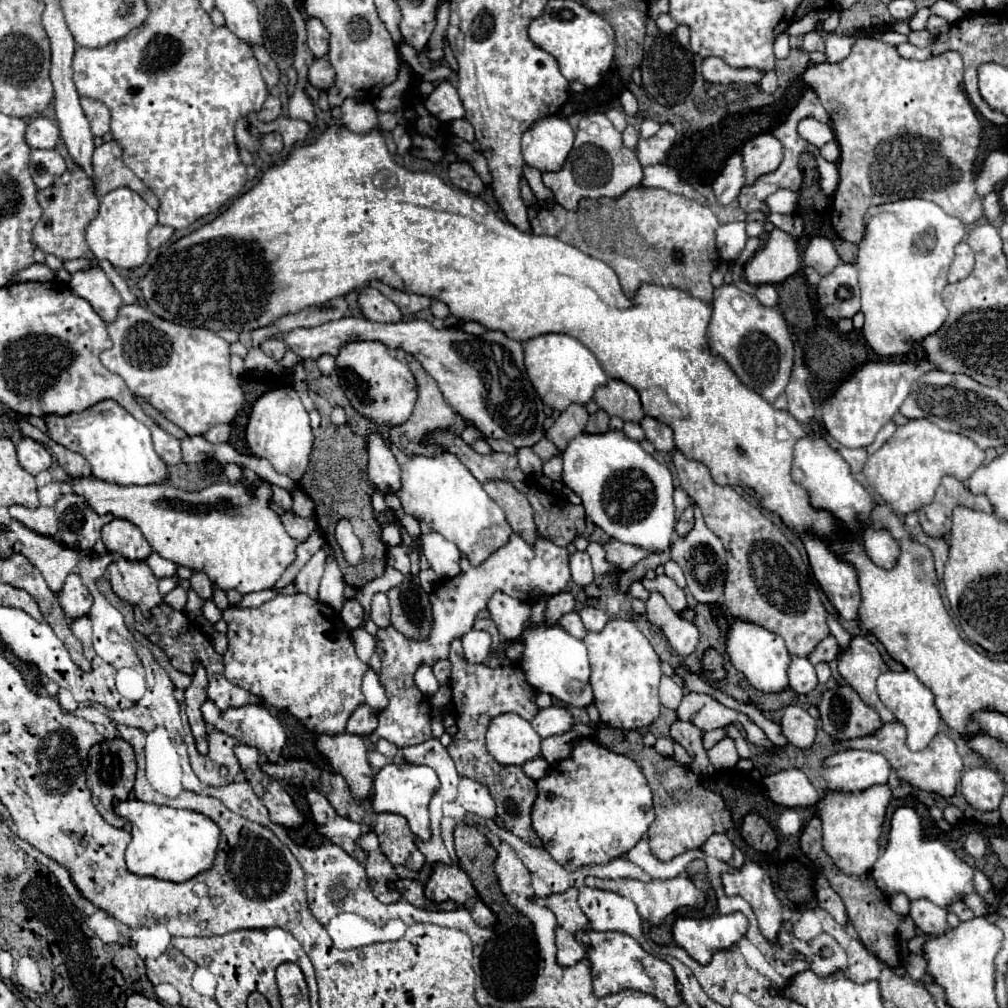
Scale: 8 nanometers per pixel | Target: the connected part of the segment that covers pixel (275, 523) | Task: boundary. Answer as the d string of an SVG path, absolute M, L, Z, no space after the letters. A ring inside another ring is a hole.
M71 479L73 491L89 501L89 505L99 513L113 513L115 517L127 519L133 525L141 529L153 551L157 551L161 557L189 567L193 571L203 571L211 579L211 583L219 585L221 589L237 589L241 595L247 595L251 591L263 591L271 589L275 581L283 575L283 571L293 563L295 559L295 539L291 539L275 511L269 509L271 501L271 487L263 481L263 485L255 487L255 493L251 495L243 483L215 483L199 493L185 493L175 487L169 487L167 483L151 483L151 485L113 485L101 479Z

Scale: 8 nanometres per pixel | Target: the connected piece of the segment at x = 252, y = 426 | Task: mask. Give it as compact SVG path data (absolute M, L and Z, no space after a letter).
M287 385L261 395L251 407L245 433L247 433L247 445L253 455L269 459L275 471L289 475L293 481L299 481L303 477L313 447L313 435L309 427L309 415L293 387Z

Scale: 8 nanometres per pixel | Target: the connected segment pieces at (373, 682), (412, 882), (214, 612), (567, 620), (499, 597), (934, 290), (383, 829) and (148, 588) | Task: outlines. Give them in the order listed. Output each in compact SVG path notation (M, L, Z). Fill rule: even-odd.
M369 669L363 677L363 695L365 695L365 703L369 707L373 707L375 711L381 711L389 703L387 695L385 695L385 689L379 683L379 675L373 669Z
M397 879L395 885L397 885L399 893L401 893L411 905L415 905L415 907L437 909L437 911L441 911L441 909L451 911L451 909L457 907L455 901L445 901L445 903L433 903L433 901L429 901L429 899L425 897L425 893L423 893L423 883L417 881L417 879Z
M207 599L207 601L205 601L205 605L203 605L203 609L201 609L201 611L203 611L203 617L205 617L205 619L209 619L211 623L217 623L217 621L221 619L221 611L215 607L215 603L213 603L211 599Z
M575 611L561 615L561 619L557 623L561 623L561 627L565 627L565 631L569 631L569 635L573 635L577 639L583 639L585 633L587 633L583 623L581 623L581 617Z
M497 591L489 601L489 613L491 613L493 623L499 629L499 635L507 641L513 641L523 633L531 607L519 599L513 599Z
M901 199L871 207L865 215L865 237L859 243L857 269L861 287L861 313L865 315L863 337L881 357L905 355L921 347L925 337L939 331L947 319L941 291L947 285L947 271L953 261L953 249L965 237L965 227L957 217L947 215L937 203L925 199Z
M377 813L371 829L377 833L381 851L393 865L403 865L411 871L419 871L425 865L425 857L417 849L405 817L395 813Z
M117 559L107 567L107 573L115 595L123 601L141 609L151 609L161 603L163 597L157 591L159 579L145 561Z

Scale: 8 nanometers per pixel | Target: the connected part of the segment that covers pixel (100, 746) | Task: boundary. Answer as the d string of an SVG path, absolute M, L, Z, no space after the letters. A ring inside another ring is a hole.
M117 737L117 739L105 739L105 741L97 743L97 745L93 745L91 751L89 751L87 785L91 789L93 803L95 803L97 811L113 827L125 827L127 825L127 821L115 813L113 805L115 805L115 801L125 801L129 797L129 793L133 791L135 771L137 771L137 765L135 765L133 747L125 739L121 739L121 737Z

